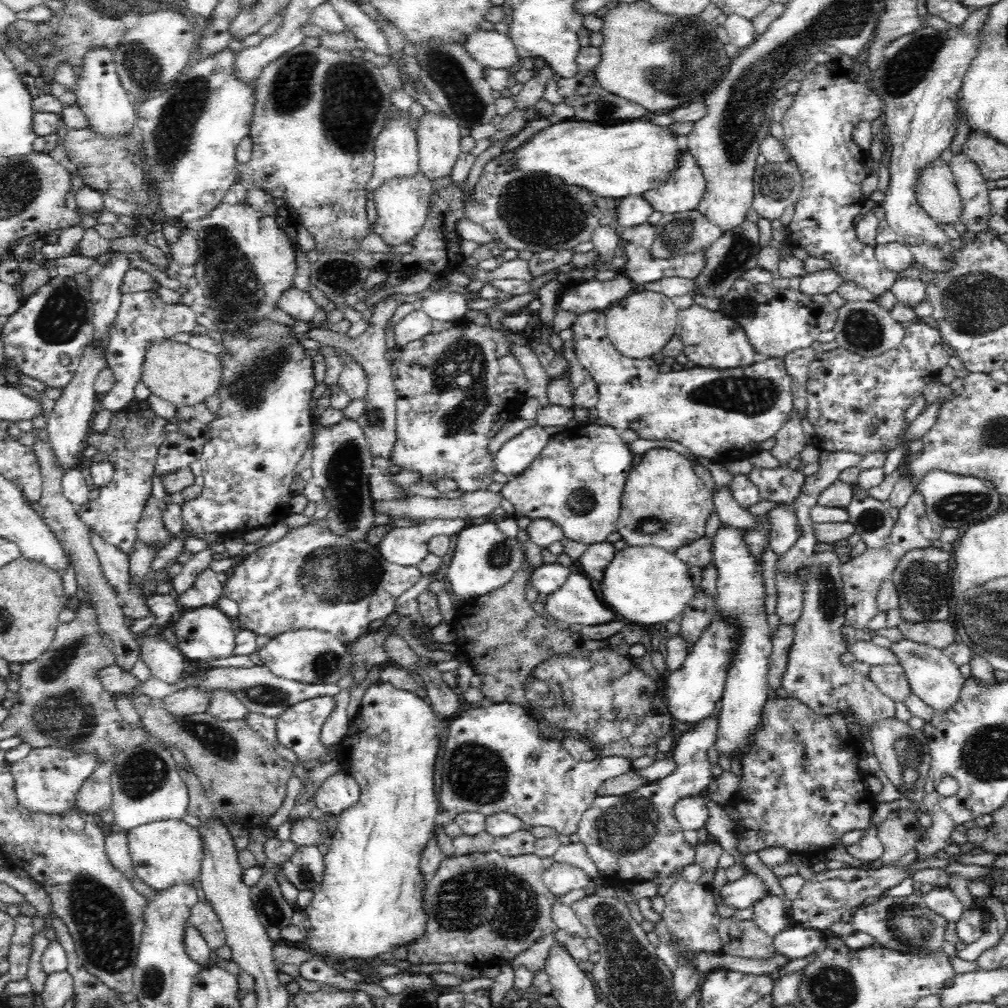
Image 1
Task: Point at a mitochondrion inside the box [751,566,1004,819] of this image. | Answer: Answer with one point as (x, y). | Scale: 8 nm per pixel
(907, 748)

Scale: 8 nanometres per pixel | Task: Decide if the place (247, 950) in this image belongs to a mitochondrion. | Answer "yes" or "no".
no

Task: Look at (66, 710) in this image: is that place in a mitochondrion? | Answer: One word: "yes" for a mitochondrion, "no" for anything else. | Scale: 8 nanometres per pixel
yes

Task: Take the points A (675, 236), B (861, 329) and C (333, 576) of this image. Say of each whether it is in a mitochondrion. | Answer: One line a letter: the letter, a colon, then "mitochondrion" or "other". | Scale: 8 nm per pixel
A: mitochondrion
B: mitochondrion
C: mitochondrion

